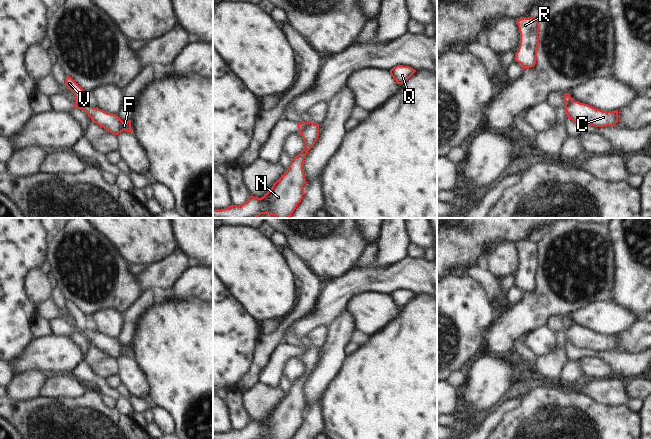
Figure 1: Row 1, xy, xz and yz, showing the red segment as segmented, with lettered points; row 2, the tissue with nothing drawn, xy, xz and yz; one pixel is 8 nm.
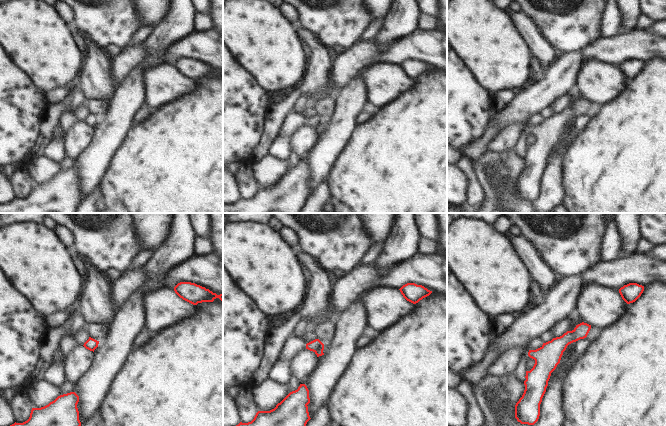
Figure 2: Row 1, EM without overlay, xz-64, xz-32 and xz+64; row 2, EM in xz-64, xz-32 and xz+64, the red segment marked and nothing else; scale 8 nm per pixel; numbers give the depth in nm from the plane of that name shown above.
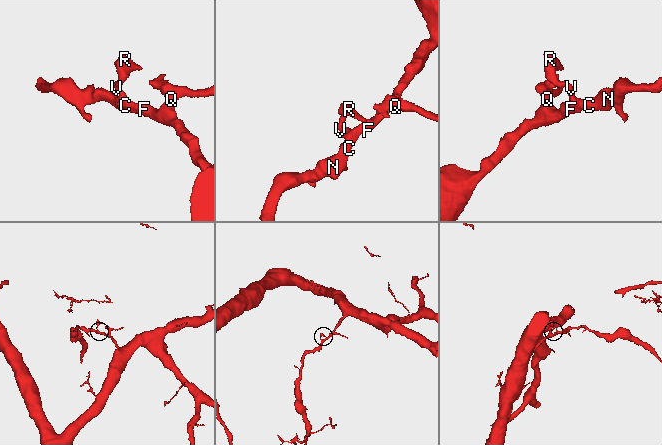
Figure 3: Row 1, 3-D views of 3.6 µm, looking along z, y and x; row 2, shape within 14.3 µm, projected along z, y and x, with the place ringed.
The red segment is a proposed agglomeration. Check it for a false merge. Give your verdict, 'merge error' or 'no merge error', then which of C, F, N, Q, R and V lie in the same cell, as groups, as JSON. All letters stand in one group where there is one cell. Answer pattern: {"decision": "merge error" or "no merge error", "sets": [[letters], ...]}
{"decision": "merge error", "sets": [["C", "F", "N", "Q"], ["R", "V"]]}

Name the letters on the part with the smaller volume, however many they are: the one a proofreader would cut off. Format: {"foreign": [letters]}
{"foreign": ["R", "V"]}

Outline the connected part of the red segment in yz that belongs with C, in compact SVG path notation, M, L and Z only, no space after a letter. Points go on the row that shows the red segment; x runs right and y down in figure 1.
M572 101L564 107L567 117L579 125L613 126L618 122L618 110L603 111L588 104Z

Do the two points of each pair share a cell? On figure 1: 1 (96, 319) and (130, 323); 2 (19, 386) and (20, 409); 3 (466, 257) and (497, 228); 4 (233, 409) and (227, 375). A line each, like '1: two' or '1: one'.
1: two
2: two
3: one
4: two

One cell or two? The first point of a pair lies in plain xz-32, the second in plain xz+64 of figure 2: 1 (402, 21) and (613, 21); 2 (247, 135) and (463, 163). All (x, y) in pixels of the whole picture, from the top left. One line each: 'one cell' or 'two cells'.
1: two cells
2: two cells

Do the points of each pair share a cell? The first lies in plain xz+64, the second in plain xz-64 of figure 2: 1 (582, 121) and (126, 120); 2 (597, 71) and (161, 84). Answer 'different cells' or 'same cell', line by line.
1: different cells
2: same cell

